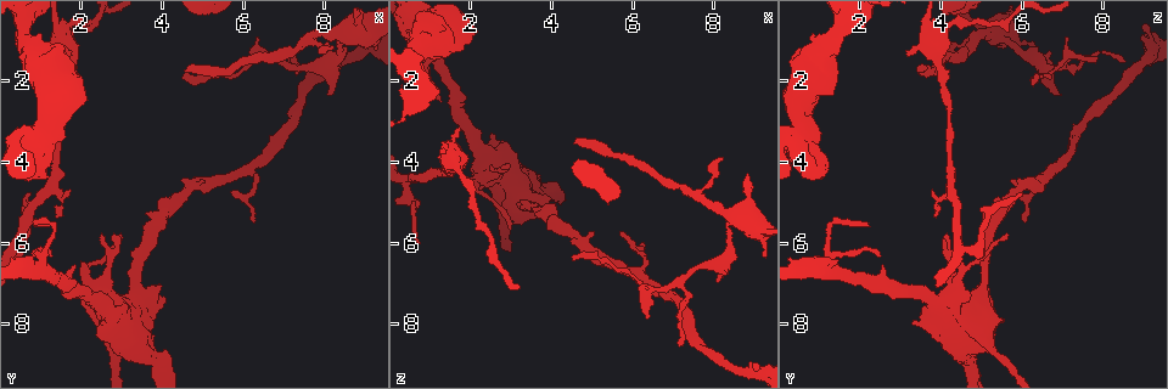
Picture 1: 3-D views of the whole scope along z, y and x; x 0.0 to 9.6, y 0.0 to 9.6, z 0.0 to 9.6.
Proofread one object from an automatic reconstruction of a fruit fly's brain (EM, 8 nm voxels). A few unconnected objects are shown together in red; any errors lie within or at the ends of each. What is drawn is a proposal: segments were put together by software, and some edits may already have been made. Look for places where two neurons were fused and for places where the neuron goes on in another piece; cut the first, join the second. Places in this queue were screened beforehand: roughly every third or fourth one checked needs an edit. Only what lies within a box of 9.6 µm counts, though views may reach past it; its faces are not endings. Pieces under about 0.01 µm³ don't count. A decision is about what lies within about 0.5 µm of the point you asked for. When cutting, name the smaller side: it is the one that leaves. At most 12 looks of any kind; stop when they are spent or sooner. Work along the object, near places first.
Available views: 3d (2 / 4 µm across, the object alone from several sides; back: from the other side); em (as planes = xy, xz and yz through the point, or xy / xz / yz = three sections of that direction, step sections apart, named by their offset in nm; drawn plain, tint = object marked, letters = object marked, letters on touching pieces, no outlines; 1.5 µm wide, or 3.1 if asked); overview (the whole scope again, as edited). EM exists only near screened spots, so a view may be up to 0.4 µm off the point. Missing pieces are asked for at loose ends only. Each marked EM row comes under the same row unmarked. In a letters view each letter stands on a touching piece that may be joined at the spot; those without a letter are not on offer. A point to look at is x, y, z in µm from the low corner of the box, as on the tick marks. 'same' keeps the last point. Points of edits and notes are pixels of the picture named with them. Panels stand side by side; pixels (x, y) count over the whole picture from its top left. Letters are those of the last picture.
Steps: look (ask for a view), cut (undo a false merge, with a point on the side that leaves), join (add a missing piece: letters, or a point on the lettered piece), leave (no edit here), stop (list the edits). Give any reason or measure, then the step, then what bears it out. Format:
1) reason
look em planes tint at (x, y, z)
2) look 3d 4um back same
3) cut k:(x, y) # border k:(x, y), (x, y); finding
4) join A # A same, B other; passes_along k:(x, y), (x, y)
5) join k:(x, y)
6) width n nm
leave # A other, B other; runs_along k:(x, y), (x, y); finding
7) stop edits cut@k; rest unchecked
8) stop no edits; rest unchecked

end of a long branch
look em xy step 8 letters at (4.60, 1.75, 3.40)

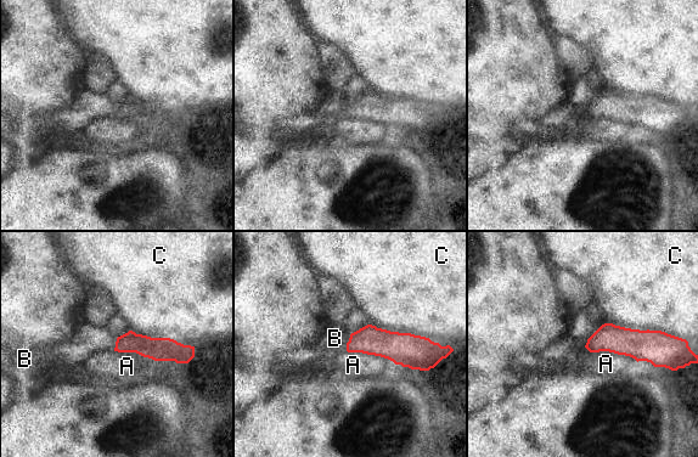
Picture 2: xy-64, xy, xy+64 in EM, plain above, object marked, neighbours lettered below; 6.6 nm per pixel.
cut it another way
look em planes letters same

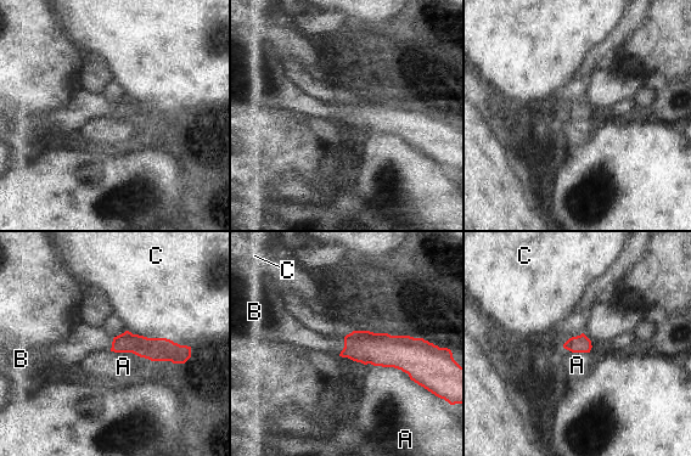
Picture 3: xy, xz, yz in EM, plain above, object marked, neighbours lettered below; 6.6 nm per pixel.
join B # A other, B same, C other; passes_along 3:(380, 349), (344, 347), (309, 338); the neuron continues

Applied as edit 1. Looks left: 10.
free end
look em planes letters at (1.75, 1.20, 3.10)

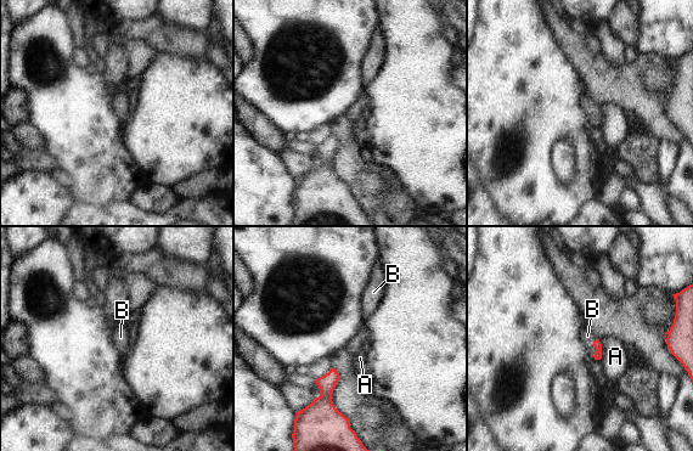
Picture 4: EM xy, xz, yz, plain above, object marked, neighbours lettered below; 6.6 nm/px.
join B # A other, B same; passes_along 4:(597, 344), (595, 347), (587, 336); it goes on there

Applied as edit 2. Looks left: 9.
look overview

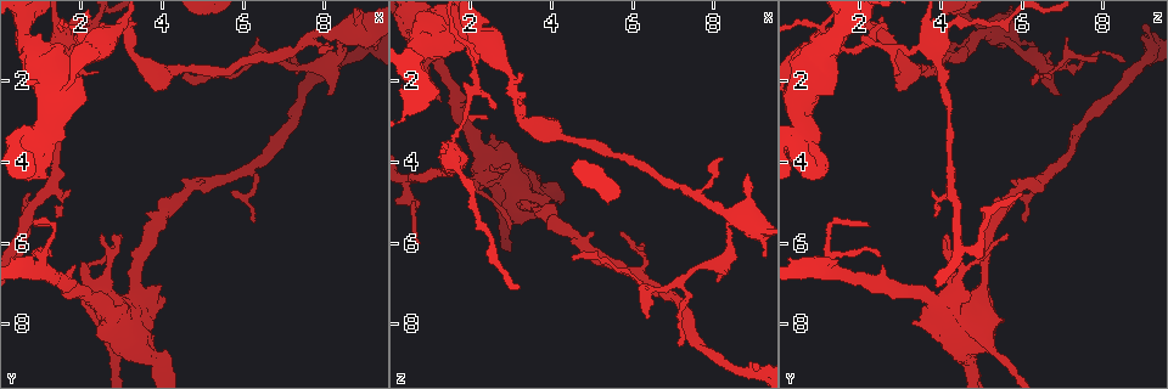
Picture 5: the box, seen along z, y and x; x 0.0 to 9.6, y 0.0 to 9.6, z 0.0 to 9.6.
abrupt turn
look em planes tint at (8.45, 0.80, 5.30)

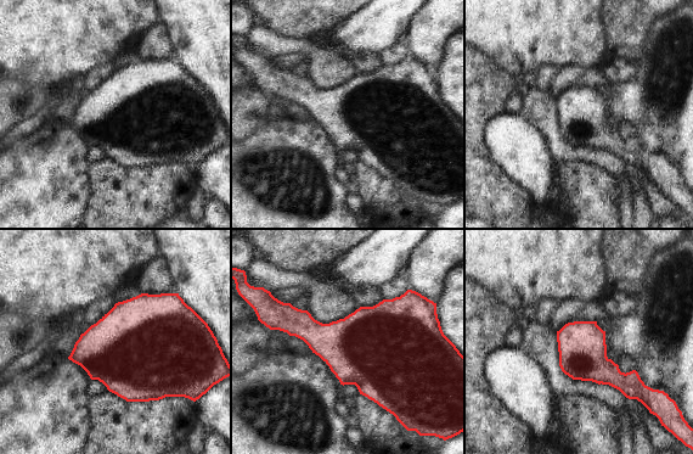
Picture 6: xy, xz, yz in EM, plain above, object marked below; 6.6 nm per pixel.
look em planes letters same

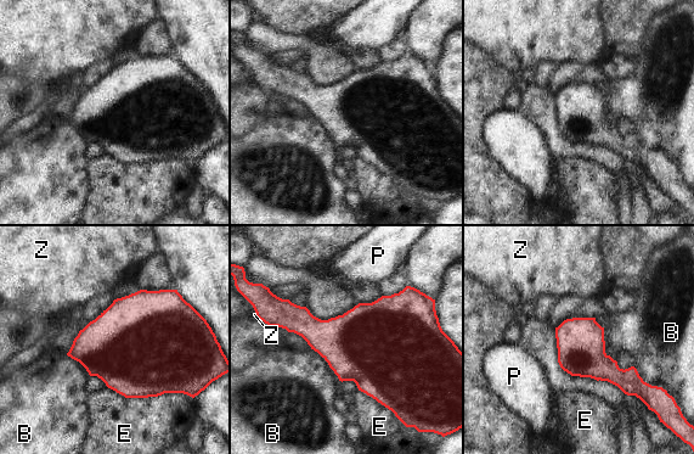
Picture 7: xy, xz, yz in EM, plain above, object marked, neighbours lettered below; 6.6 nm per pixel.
width 320 nm
leave # B other, E other, P other, Z other; border 7:(603, 328), (604, 351), (615, 360); all the same neuron

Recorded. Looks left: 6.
tapers out
look 3d 4um at (6.25, 5.55, 6.10)

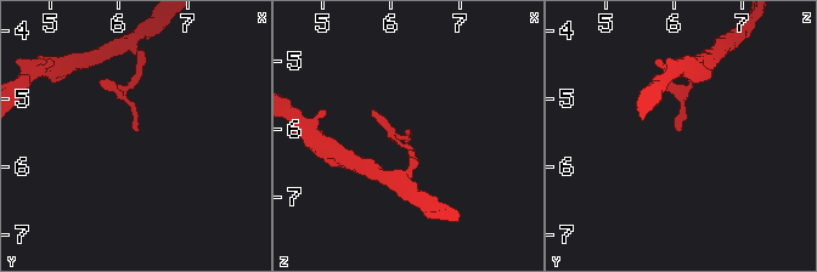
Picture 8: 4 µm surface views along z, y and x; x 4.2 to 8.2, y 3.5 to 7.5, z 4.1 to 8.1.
now the EM
look em planes letters at (6.25, 5.50, 6.10)

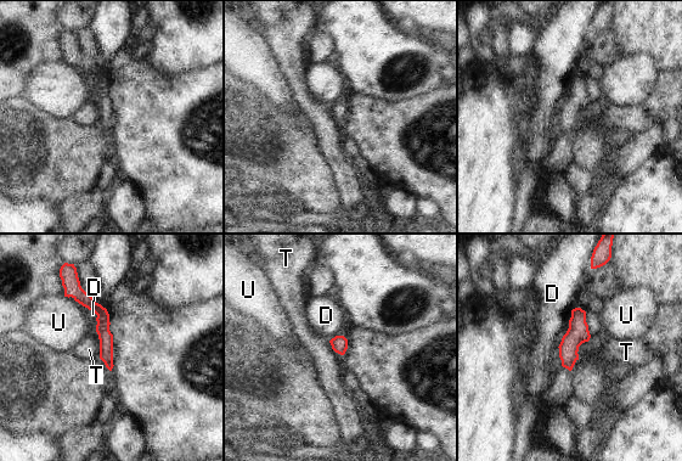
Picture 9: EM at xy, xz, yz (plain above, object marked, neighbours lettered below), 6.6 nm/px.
leave # D other, T other, U other; border 9:(573, 309), (569, 327), (557, 347); no lettered piece goes on from it

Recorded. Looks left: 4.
stop edits join@3, join@4; rest unchecked

